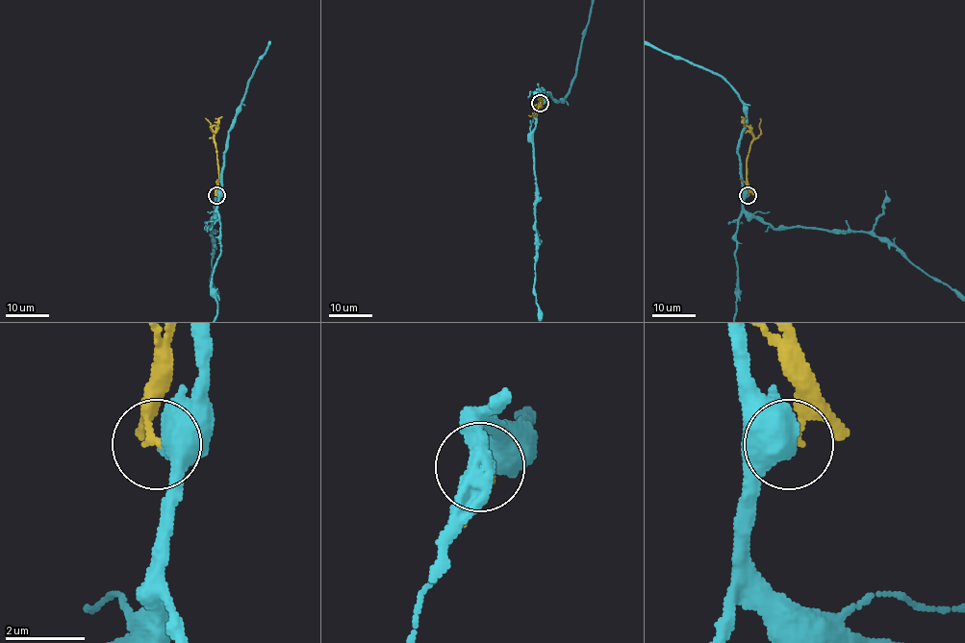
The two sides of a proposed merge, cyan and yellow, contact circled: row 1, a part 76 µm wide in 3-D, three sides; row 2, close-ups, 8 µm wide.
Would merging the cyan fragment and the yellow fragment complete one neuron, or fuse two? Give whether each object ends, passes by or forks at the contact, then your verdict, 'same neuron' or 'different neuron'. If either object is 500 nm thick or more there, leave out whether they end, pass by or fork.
different neuron

